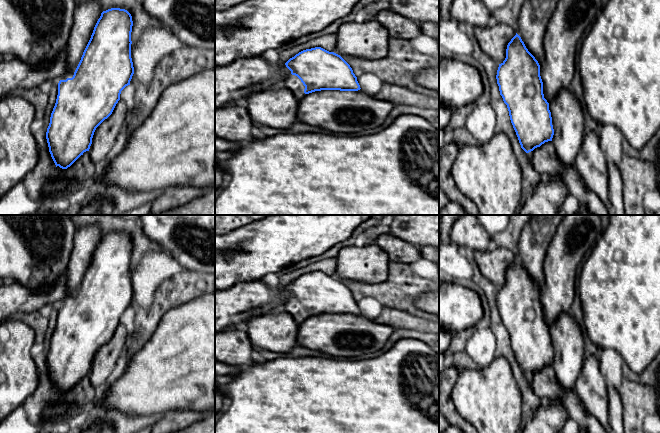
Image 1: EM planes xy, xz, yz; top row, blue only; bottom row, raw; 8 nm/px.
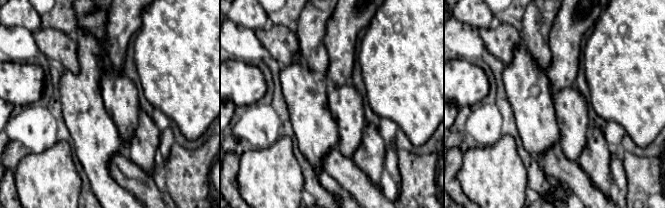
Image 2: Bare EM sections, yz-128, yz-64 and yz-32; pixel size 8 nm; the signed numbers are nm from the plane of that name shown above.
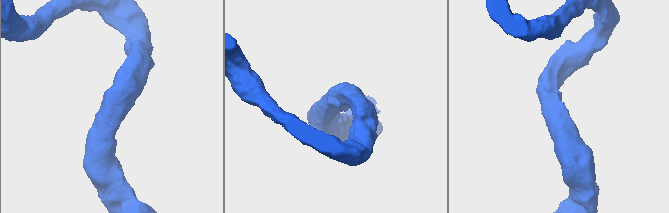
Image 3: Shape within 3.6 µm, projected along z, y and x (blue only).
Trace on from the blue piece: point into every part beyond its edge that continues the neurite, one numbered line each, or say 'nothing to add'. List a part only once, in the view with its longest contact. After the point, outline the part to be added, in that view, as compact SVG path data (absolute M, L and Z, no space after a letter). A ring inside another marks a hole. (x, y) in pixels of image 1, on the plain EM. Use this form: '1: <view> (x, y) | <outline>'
1: xy (86, 239) | M97 225L76 228L74 247L65 272L68 294L60 304L73 301L101 237L102 231Z

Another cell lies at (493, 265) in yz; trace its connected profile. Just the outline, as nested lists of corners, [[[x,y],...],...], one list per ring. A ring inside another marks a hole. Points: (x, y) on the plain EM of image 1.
[[[506,248],[474,251],[473,256],[478,271],[498,288],[503,287],[506,282],[507,269],[516,256]]]

